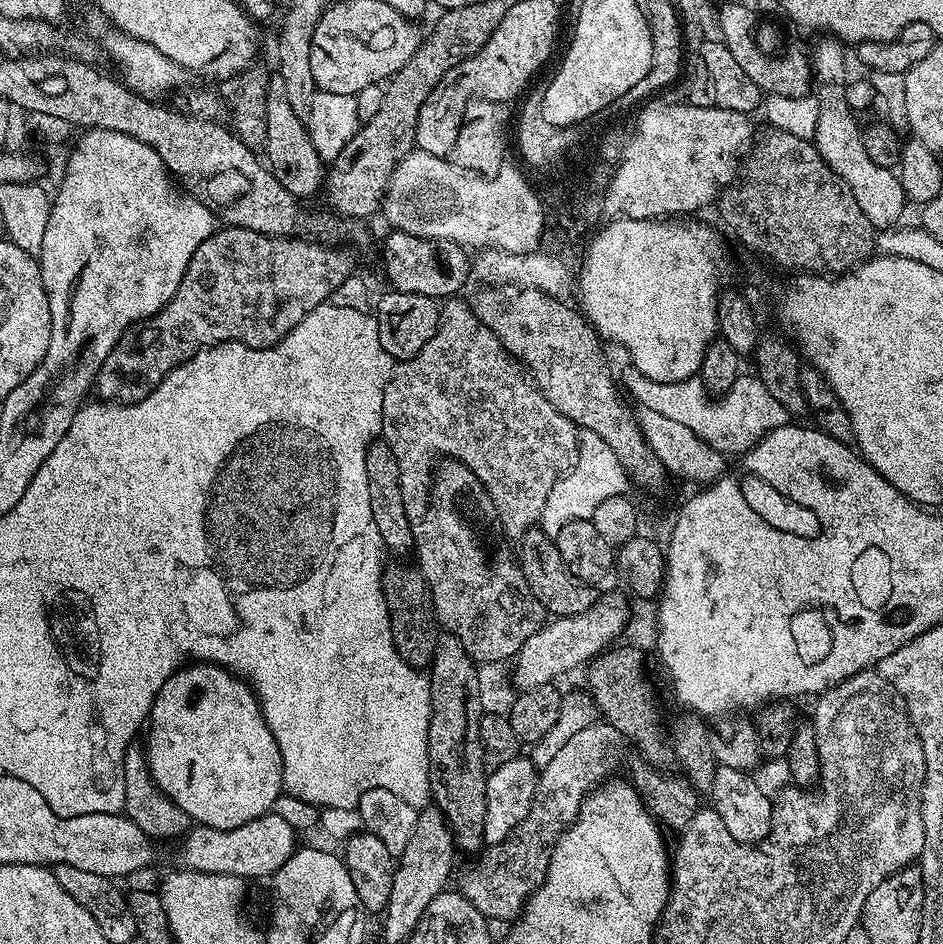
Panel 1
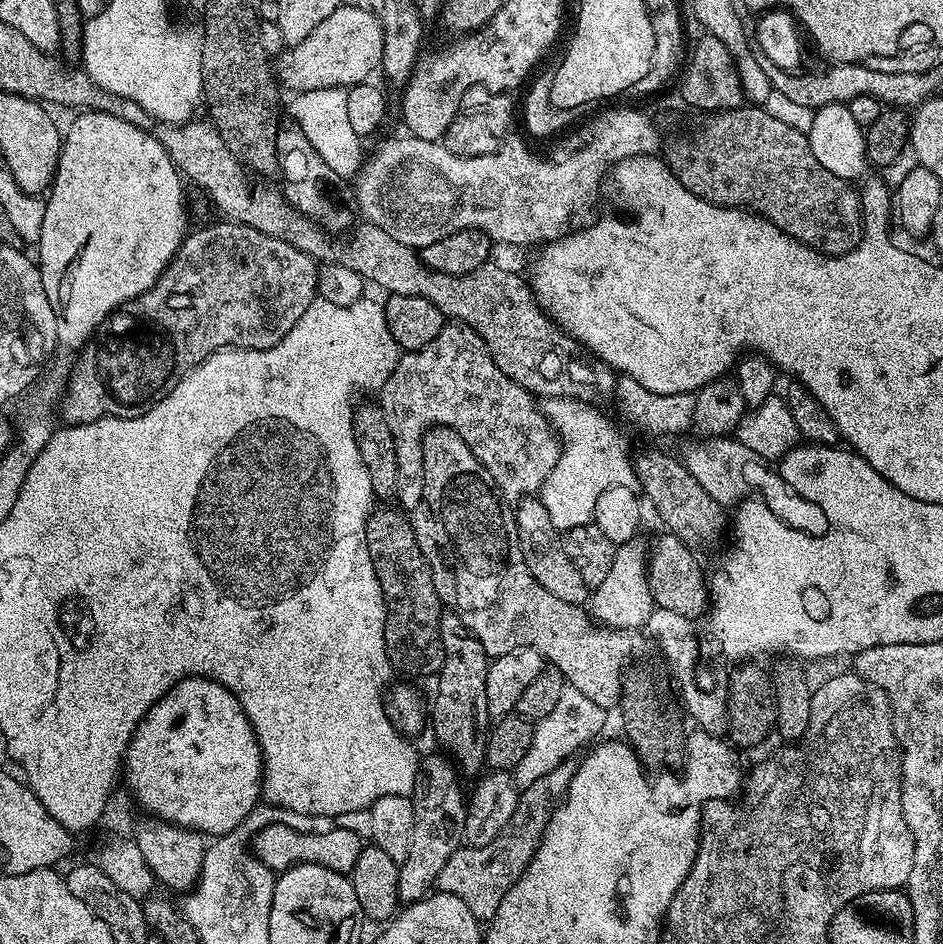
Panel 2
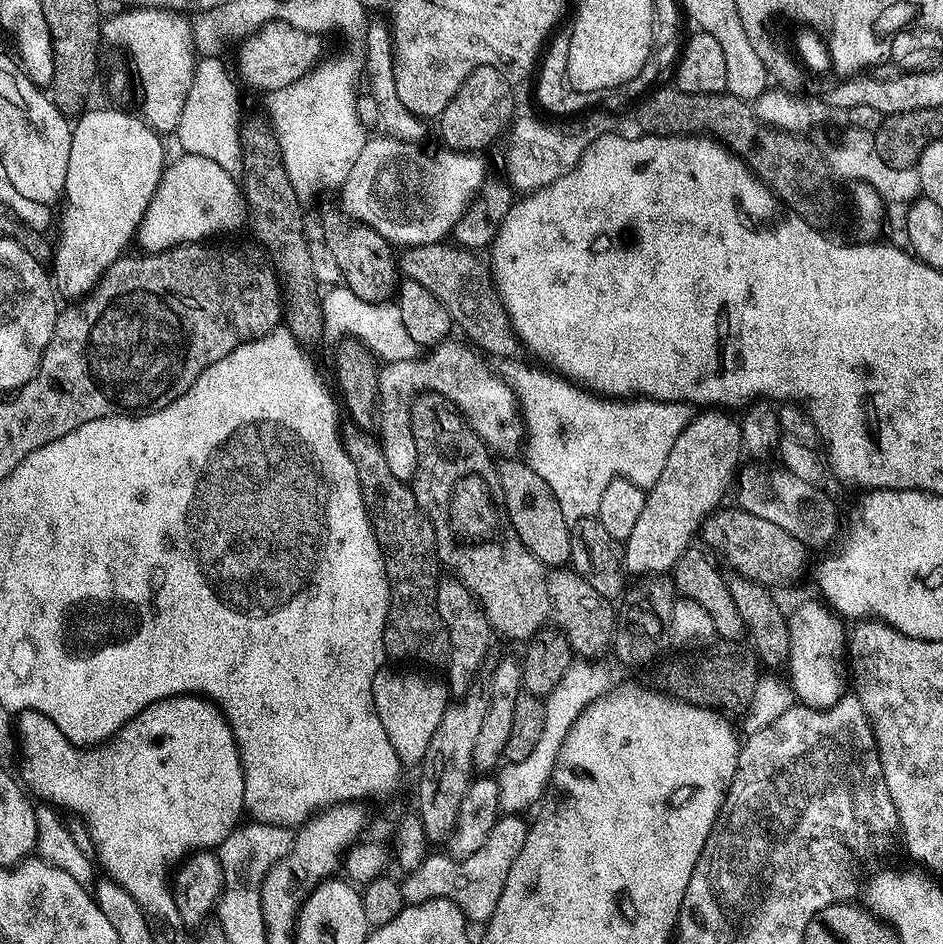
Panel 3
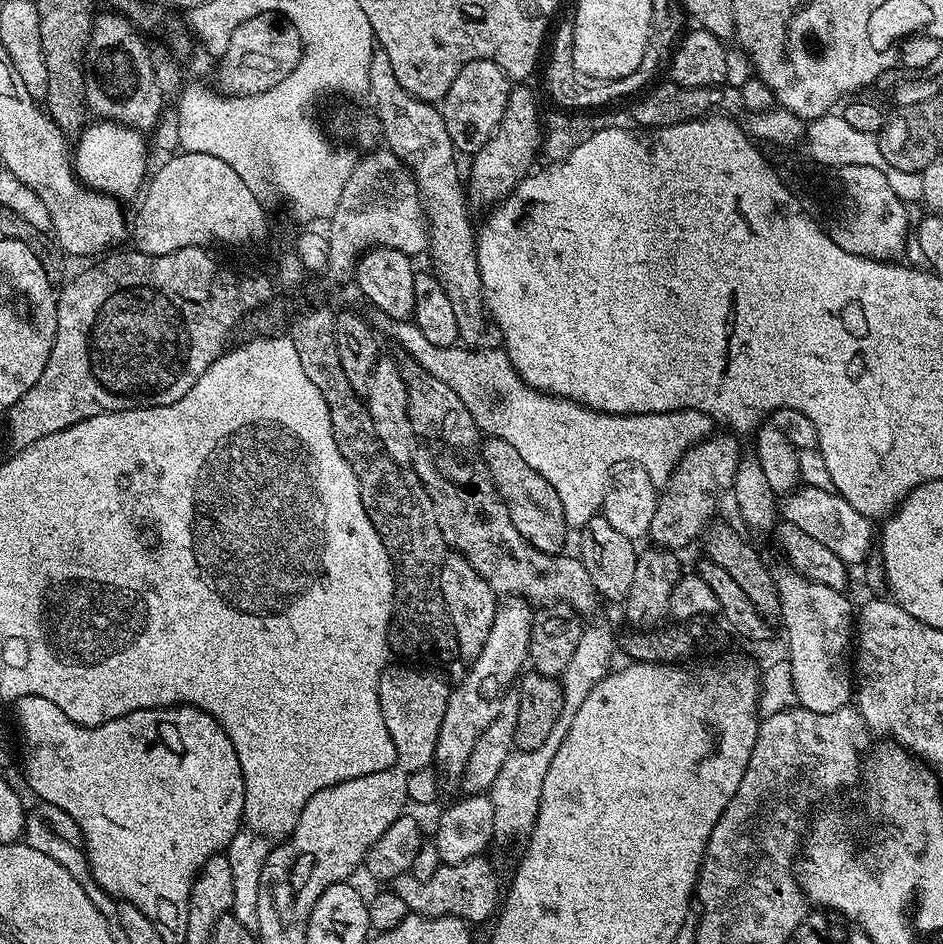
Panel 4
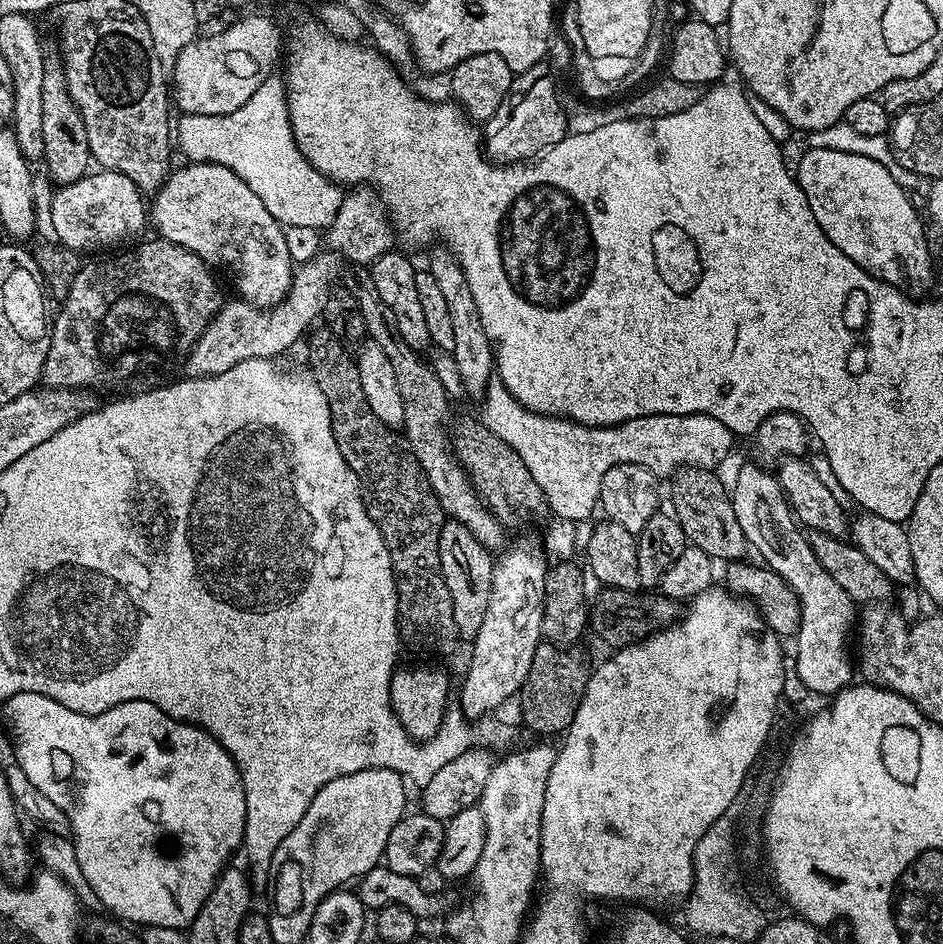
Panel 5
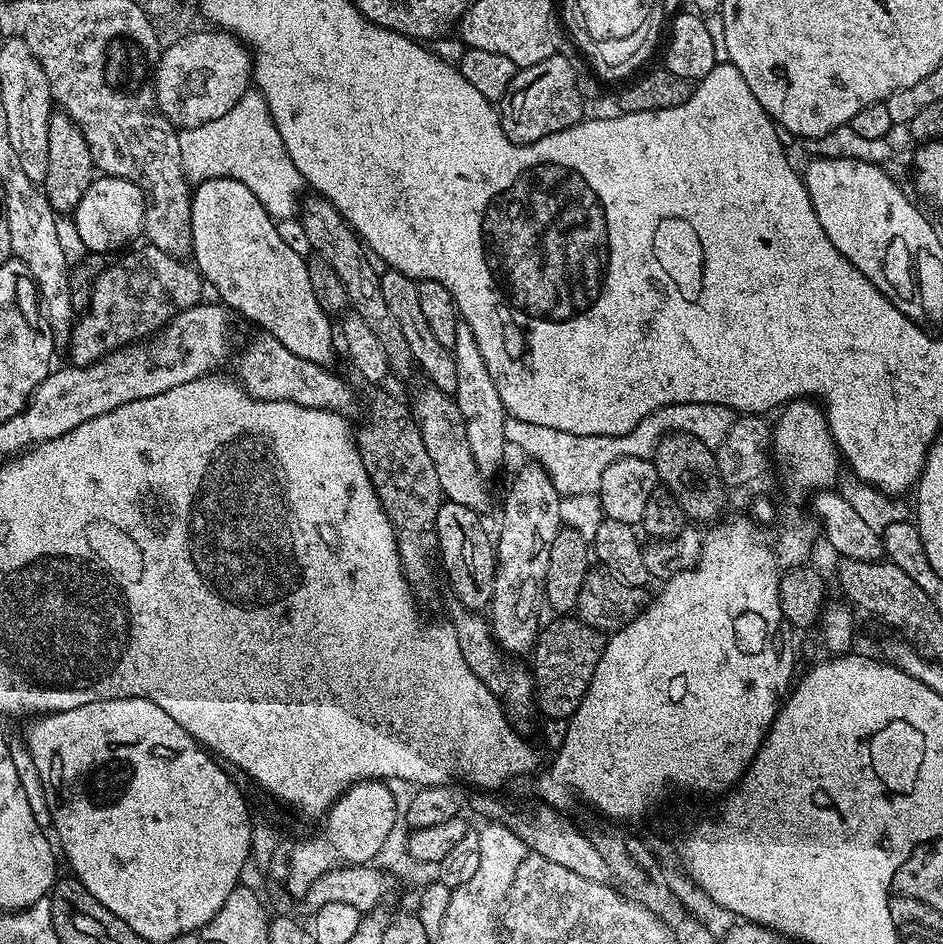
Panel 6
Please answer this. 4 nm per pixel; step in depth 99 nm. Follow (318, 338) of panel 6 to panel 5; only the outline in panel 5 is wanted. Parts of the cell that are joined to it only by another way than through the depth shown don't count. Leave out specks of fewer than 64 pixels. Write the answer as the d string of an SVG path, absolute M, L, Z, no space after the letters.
M188 162L185 168L177 167L165 180L159 192L155 193L156 200L150 204L150 224L156 227L155 235L162 240L182 246L194 254L198 254L213 269L221 268L236 279L239 299L255 308L272 308L281 304L292 286L294 265L290 258L290 250L286 250L284 228L262 206L262 198L234 174L234 170L226 170L226 166L217 164L197 164Z

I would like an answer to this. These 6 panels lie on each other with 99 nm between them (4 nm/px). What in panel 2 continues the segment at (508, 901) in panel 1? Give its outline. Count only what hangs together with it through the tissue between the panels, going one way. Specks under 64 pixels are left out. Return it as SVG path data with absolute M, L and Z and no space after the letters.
M571 763L559 764L546 778L538 778L529 788L520 792L520 801L506 826L486 846L461 846L457 852L450 854L446 866L442 866L442 874L438 874L434 888L437 892L454 894L454 898L462 898L466 906L470 906L470 914L481 922L487 922L498 910L502 898L510 886L526 870L526 866L534 858L540 845L542 834L554 814L557 804L568 793L574 771Z

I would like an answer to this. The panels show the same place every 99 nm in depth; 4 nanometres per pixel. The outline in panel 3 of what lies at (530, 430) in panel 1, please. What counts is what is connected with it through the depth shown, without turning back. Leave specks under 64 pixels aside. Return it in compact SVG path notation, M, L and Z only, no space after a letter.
M449 338L417 359L394 360L381 367L378 441L394 478L408 482L416 474L416 447L410 414L412 404L421 394L435 394L451 404L463 416L472 433L497 457L512 458L519 448L521 451L526 440L526 425L512 387L499 371L492 372L487 364L489 361L475 347L464 344Z

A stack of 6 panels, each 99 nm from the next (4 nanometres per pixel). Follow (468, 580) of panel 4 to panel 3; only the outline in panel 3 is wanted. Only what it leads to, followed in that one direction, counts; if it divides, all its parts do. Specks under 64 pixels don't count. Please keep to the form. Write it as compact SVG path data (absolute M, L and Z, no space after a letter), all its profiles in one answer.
M458 582L452 584L437 583L436 586L436 605L438 614L448 631L450 646L452 651L448 654L446 665L446 685L449 693L467 693L473 687L476 675L480 672L480 667L484 664L484 659L488 656L488 647L494 641L494 633L488 626L488 619L480 611L479 605L473 599L467 588Z

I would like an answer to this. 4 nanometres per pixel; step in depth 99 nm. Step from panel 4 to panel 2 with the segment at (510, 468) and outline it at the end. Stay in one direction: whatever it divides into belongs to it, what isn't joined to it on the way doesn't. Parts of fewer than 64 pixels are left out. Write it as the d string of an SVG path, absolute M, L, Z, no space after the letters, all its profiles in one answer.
M535 495L526 496L515 505L514 515L522 558L527 562L530 574L534 574L534 578L538 578L538 582L546 586L550 594L562 598L562 602L583 605L589 599L590 589L586 582L582 582L582 574L578 574L574 562L570 562L570 558L565 554L561 541L551 540L556 527L554 522L550 522L550 514L543 502Z

